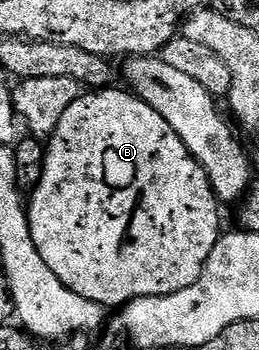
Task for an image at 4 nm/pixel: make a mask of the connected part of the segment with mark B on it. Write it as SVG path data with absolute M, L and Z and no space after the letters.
M93 89L88 93L83 93L63 113L59 125L53 130L53 134L47 140L49 152L45 155L45 168L41 171L41 180L37 183L37 188L33 191L33 196L27 199L27 214L29 216L29 232L31 241L43 257L43 265L67 285L79 297L87 297L87 301L95 301L100 307L106 309L120 309L132 299L142 299L143 297L159 297L160 295L174 295L191 285L203 273L207 257L211 249L216 245L217 240L223 234L221 228L221 215L217 212L219 200L217 194L213 192L213 186L209 180L208 171L201 168L197 158L183 145L183 141L171 129L171 125L151 105L147 105L142 99L128 90L113 91L114 89Z

